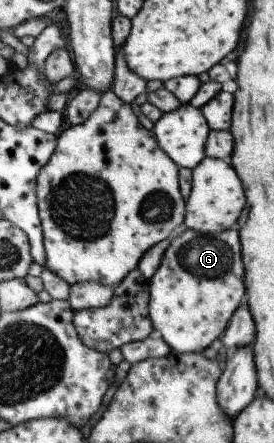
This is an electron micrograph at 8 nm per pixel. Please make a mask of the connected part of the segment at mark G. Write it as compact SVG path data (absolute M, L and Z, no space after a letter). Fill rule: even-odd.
M188 228L174 238L167 249L166 258L157 274L150 281L150 315L155 329L170 344L174 353L202 353L208 347L220 342L236 307L242 303L244 283L242 283L242 259L240 243L236 231L226 231L220 235L206 235Z

